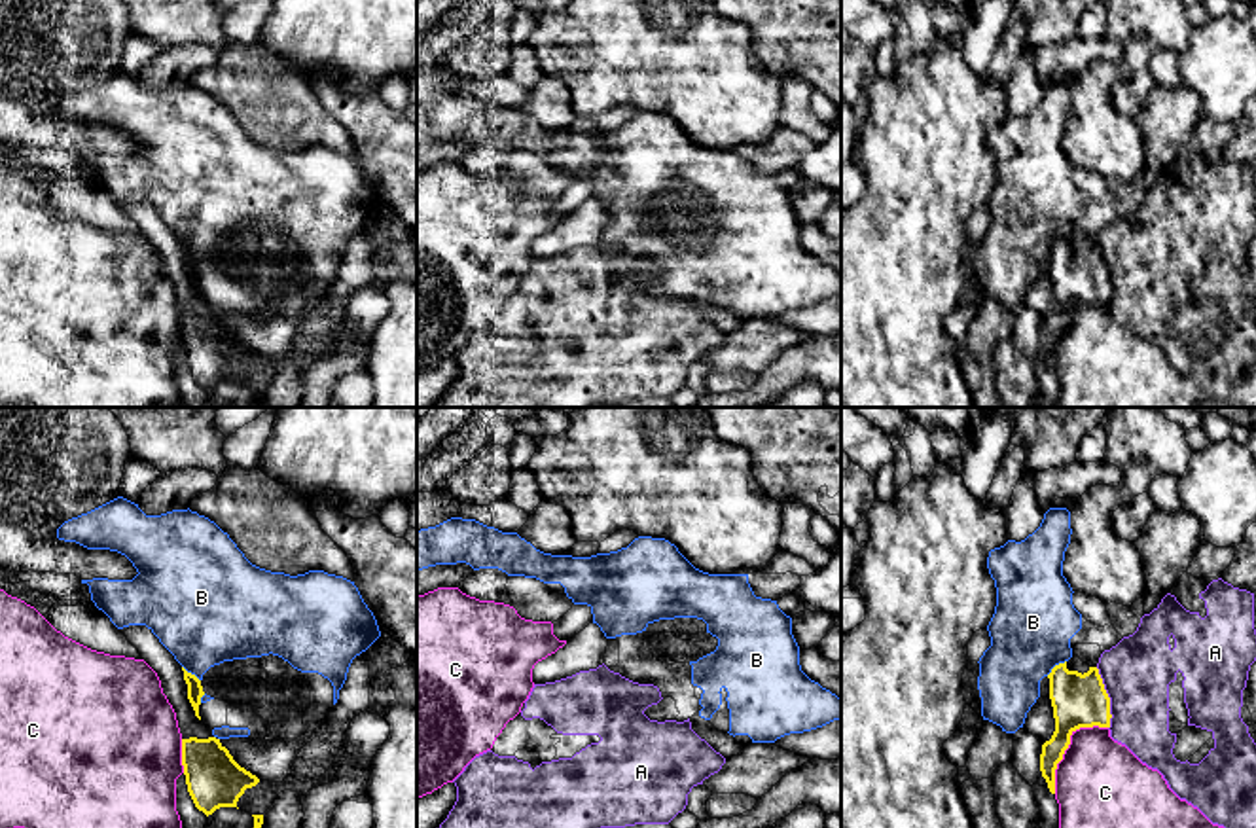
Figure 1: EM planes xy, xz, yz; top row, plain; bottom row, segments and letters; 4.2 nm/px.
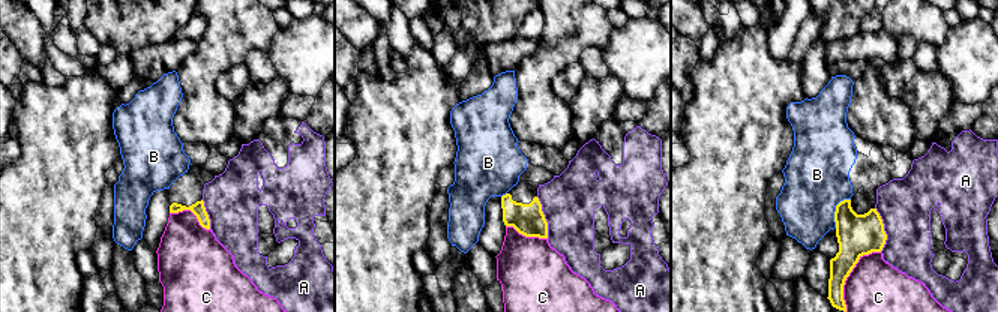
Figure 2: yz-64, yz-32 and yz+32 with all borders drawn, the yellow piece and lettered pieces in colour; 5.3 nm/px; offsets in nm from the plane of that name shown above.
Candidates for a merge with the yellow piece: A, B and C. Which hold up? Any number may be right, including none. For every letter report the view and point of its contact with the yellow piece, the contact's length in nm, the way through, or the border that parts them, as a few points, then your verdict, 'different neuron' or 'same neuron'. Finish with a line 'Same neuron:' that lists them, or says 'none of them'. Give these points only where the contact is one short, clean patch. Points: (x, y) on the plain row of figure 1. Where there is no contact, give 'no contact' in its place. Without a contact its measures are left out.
A: yz (1109, 273) | 280 nm | different neuron
B: yz (1056, 241) | 110 nm | different neuron
C: yz (1067, 323) | 360 nm | different neuron
Same neuron: none of them

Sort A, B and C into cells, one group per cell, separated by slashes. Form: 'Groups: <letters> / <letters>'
Groups: A / B / C

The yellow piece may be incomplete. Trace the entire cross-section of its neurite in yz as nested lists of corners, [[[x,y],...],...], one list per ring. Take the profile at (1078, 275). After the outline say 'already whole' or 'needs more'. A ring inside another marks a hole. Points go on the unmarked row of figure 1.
[[[1078,231],[1059,239],[1048,250],[1055,307],[1042,320],[1040,347],[1051,369],[1055,369],[1055,345],[1070,320],[1070,311],[1080,303],[1110,303],[1110,273],[1097,243],[1089,243]]]; needs more

